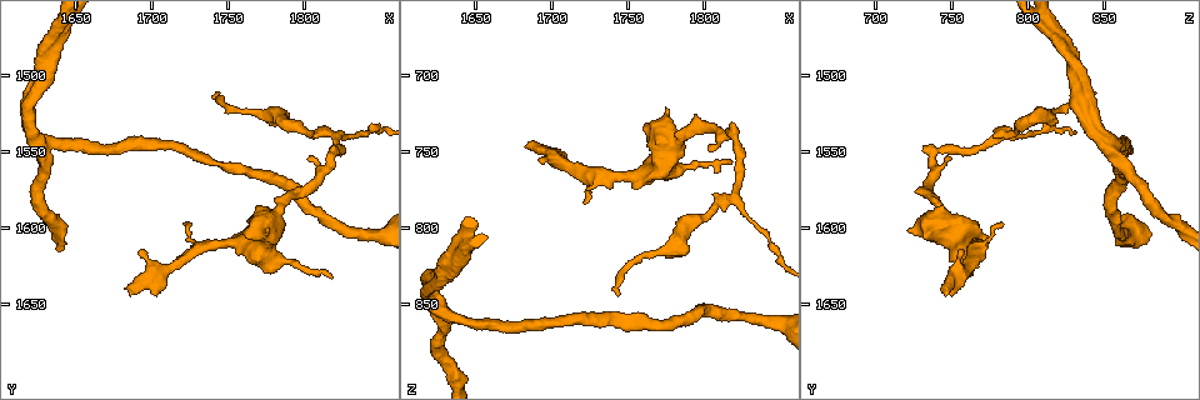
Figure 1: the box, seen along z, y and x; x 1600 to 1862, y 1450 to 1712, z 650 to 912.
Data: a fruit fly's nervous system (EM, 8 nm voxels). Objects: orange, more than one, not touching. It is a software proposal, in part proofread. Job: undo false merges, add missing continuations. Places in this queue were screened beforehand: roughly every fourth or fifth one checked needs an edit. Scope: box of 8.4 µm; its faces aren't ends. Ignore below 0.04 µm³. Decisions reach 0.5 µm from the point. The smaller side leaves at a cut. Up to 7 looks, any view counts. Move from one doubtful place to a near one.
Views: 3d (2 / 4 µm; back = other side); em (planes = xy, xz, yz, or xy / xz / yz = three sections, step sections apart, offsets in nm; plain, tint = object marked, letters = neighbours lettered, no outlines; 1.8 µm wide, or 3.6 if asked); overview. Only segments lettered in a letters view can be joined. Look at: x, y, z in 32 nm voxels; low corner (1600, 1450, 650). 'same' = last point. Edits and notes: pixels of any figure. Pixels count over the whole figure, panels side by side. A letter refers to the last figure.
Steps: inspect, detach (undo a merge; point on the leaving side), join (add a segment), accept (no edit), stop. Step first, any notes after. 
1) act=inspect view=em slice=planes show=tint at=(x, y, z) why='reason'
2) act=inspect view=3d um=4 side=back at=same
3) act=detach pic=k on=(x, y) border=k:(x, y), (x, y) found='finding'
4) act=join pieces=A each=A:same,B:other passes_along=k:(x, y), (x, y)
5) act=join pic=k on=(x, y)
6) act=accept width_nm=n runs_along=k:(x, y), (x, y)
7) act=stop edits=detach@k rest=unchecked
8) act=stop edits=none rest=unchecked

act=inspect view=em slice=planes show=tint at=(1634, 1546, 858) why='three-way junction'

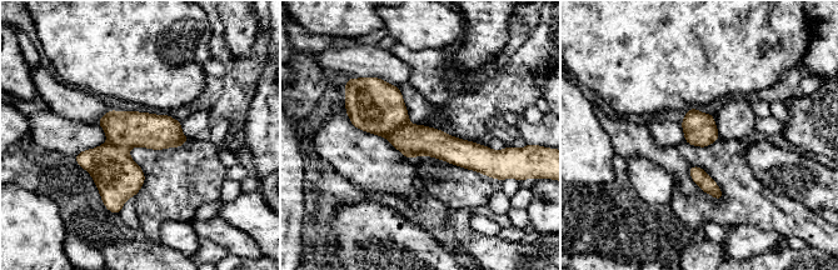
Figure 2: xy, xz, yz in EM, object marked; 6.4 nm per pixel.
act=inspect view=em slice=planes show=letters at=same

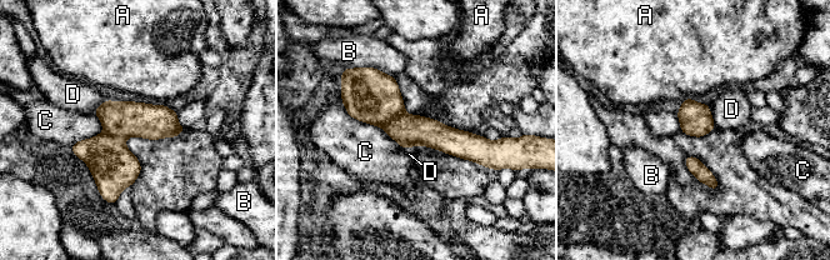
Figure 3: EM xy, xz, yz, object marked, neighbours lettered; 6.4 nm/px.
act=detach pic=3 on=(369, 95) width_nm=220 each=A:other,B:other,C:other,D:other border=3:(405, 113), (390, 119), (383, 128) found='a second neuron is stuck on'

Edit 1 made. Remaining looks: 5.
act=inspect view=3d um=4 at=(1744, 1510, 844) why='branch stops here'

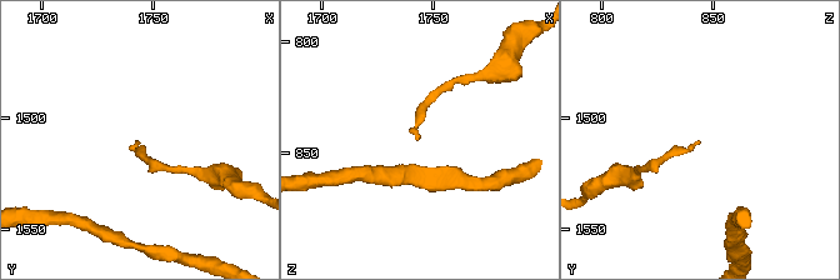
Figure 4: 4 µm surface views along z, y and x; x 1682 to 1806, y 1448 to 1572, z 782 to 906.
act=inspect view=em slice=yz step=8 show=letters at=(1743, 1510, 845)

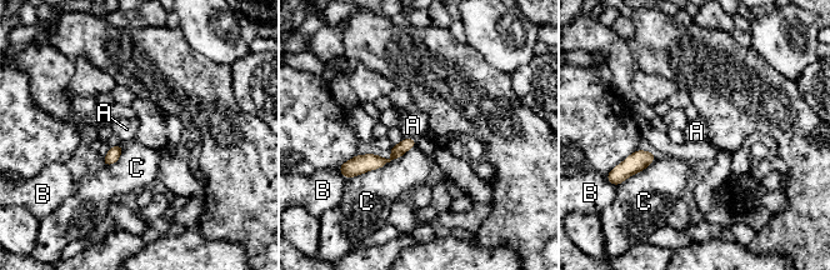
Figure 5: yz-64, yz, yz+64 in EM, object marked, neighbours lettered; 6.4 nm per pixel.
act=accept each=A:other,B:other,C:other runs_along=5:(411, 141), (386, 161), (349, 164) found='none of them fits'

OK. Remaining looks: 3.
act=inspect view=3d um=4 at=(1818, 1548, 740) why='abrupt turn'

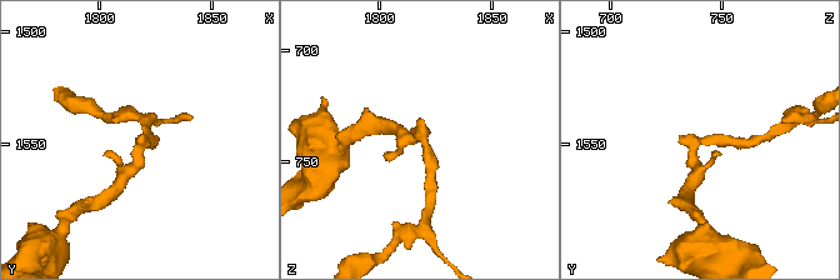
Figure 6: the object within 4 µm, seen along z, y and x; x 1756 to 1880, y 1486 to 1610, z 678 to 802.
act=inspect view=em slice=yz step=8 show=tint at=(1821, 1548, 740) arm_widths_nm=170,200

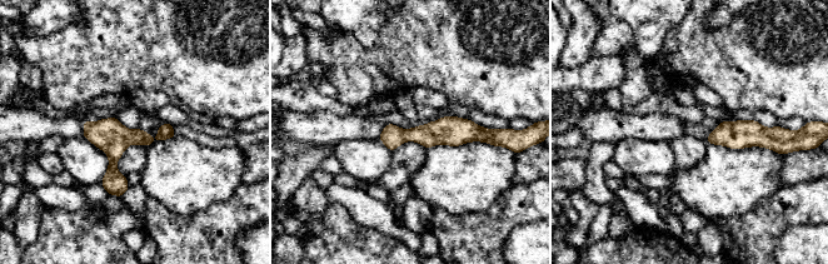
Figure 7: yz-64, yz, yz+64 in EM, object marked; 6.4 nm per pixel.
act=inspect view=em slice=planes show=letters at=same why='cut it another way'

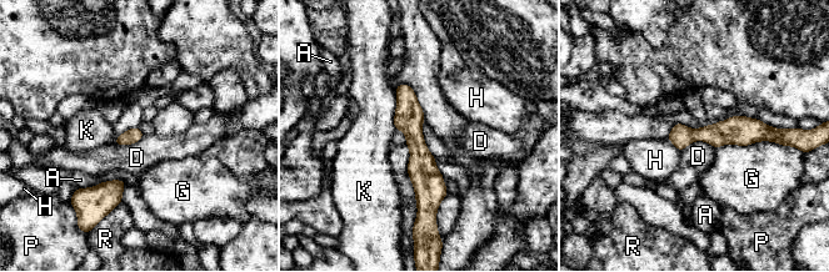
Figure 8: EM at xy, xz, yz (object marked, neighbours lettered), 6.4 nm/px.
act=accept longest_contact=G:460nm each=A:other,D:other,G:other,H:other,K:other,P:other,R:other found='all the same neuron'

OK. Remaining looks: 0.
act=stop edits=detach@3 rest=unchecked

